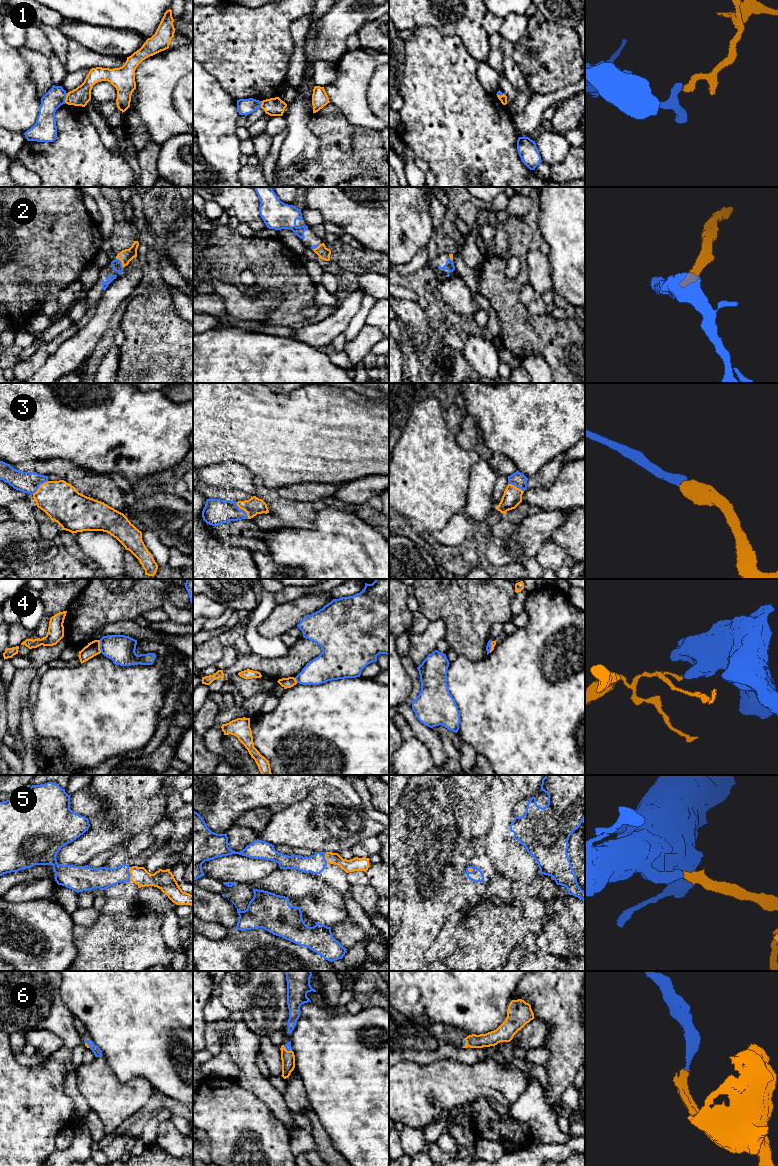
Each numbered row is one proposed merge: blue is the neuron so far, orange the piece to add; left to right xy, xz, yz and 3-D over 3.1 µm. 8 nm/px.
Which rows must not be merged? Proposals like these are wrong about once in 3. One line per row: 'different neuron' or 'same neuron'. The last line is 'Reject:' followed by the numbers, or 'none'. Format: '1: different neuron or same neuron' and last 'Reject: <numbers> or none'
1: different neuron
2: same neuron
3: same neuron
4: different neuron
5: same neuron
6: same neuron
Reject: 1, 4

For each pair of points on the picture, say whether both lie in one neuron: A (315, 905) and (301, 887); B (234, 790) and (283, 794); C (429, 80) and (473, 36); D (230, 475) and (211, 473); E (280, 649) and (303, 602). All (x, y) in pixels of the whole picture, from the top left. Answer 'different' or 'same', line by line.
A: different
B: same
C: different
D: same
E: different

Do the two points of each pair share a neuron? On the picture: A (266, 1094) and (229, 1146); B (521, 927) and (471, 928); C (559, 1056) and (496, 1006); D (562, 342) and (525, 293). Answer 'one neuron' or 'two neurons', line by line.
A: two neurons
B: one neuron
C: two neurons
D: two neurons

